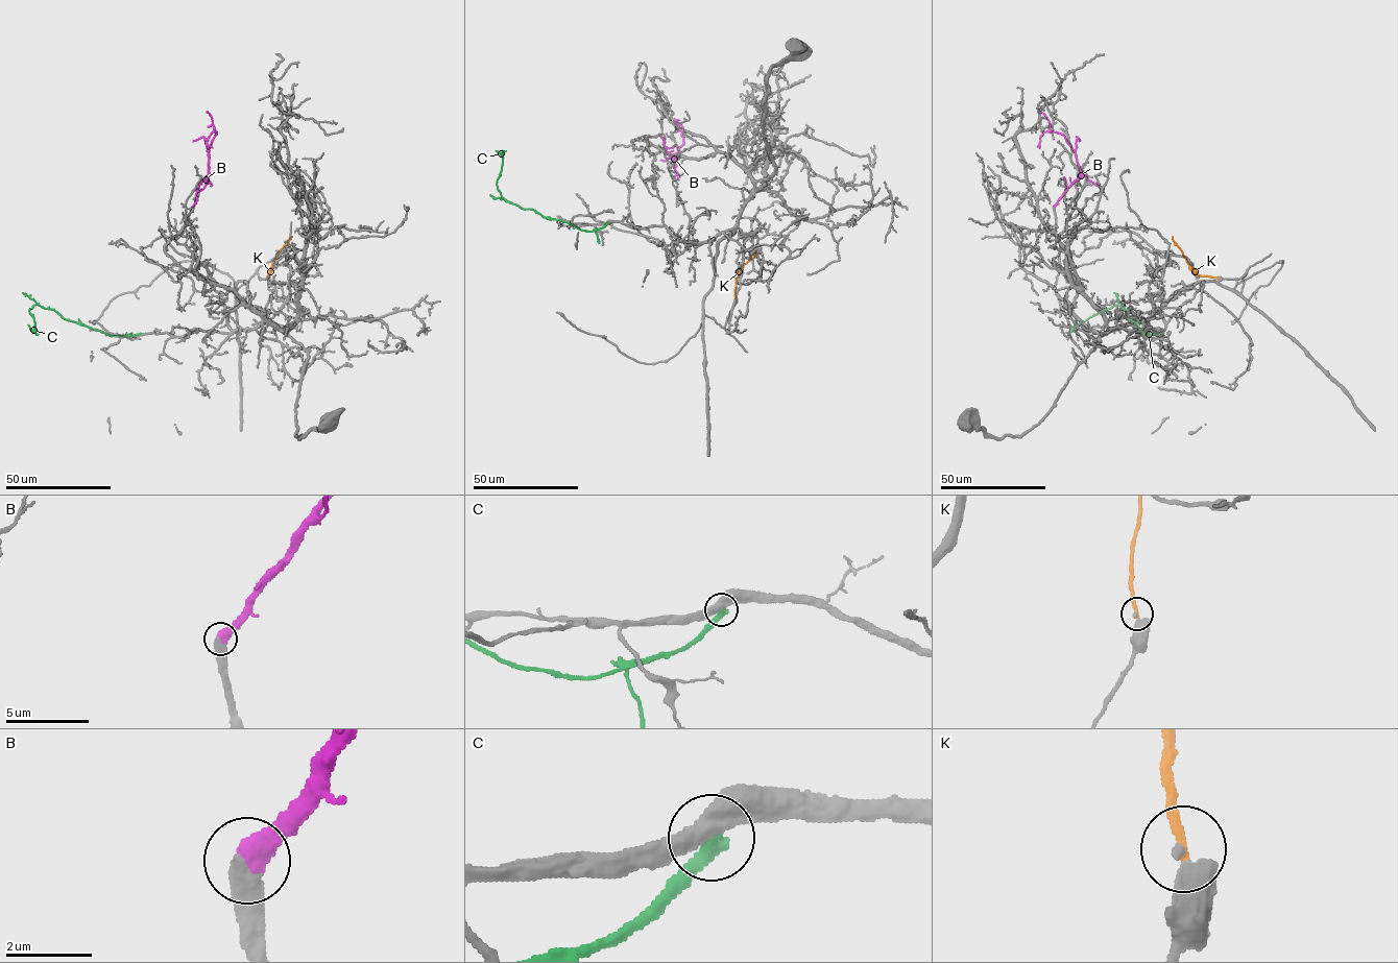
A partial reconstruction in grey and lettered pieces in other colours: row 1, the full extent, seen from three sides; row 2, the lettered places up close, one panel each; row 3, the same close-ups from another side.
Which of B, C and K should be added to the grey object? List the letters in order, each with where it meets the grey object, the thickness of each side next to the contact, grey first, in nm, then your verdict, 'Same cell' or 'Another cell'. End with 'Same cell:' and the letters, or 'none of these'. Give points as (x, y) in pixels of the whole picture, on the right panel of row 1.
B: Touches grey at (1054, 207). Thickness 480 nm (grey) against 480 nm. Same cell
C: Touches grey at (1141, 334). Thickness 440 nm (grey) against 360 nm. Another cell
K: Touches grey at (1216, 278). Thickness 440 nm (grey) against 260 nm. Same cell
Same cell: B, K

